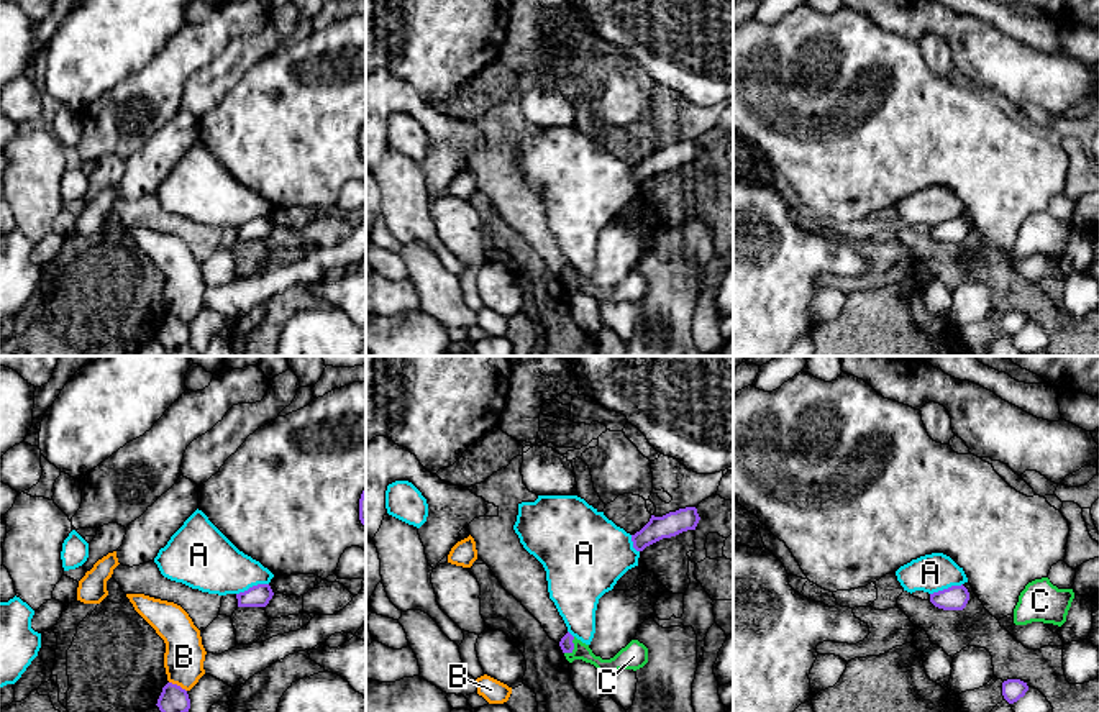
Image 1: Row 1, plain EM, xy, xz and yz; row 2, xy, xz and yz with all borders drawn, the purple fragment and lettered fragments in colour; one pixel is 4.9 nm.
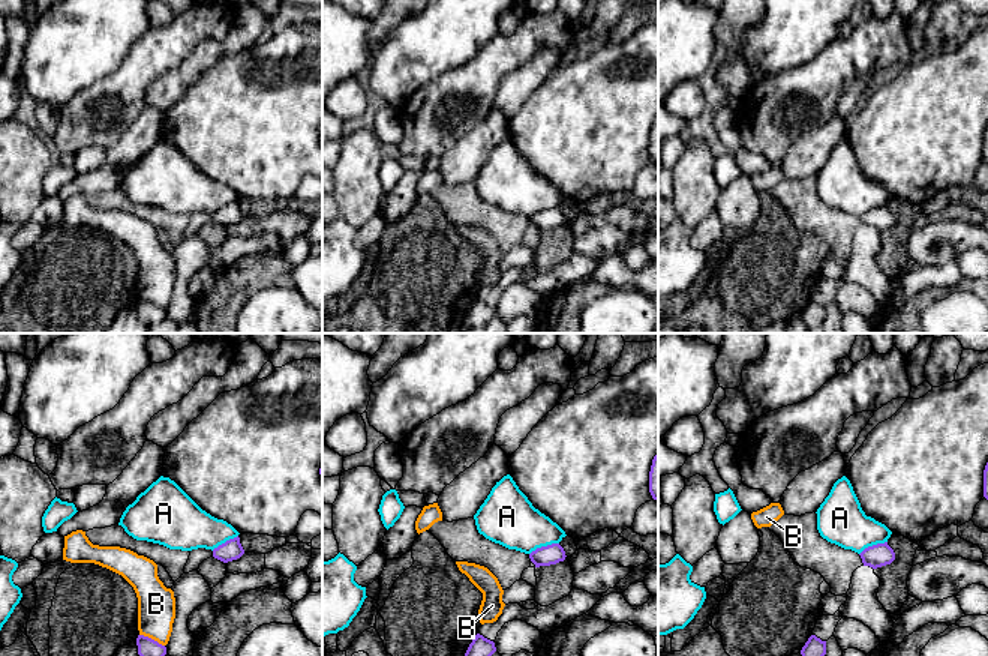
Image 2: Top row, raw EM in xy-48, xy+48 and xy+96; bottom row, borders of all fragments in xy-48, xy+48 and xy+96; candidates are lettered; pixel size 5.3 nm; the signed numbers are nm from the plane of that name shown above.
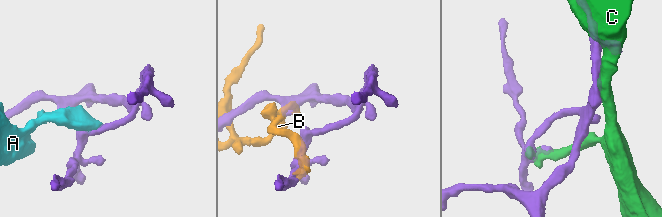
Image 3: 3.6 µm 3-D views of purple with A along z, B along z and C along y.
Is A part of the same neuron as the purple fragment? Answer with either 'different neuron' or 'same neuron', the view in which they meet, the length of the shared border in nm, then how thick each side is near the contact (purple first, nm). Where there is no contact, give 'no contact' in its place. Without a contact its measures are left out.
different neuron | xy | 170 nm | 110/300 nm

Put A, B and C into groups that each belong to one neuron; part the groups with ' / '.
A / B / C

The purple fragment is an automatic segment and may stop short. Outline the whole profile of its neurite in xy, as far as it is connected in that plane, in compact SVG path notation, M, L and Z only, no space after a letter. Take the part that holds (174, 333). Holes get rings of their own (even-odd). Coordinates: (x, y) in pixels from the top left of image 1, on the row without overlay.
M167 315L157 331L159 343L171 353L190 341L190 331L185 322L177 317Z

